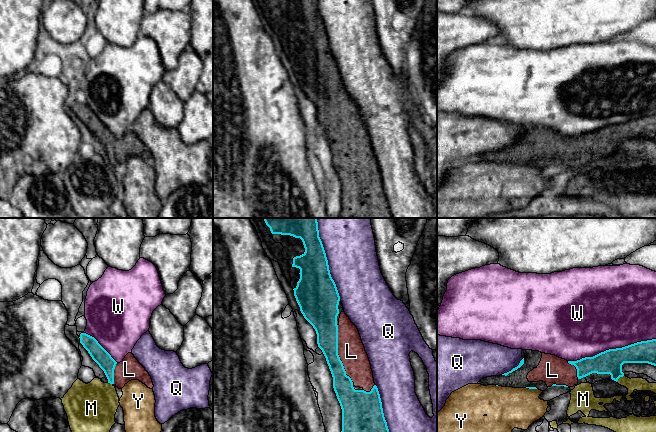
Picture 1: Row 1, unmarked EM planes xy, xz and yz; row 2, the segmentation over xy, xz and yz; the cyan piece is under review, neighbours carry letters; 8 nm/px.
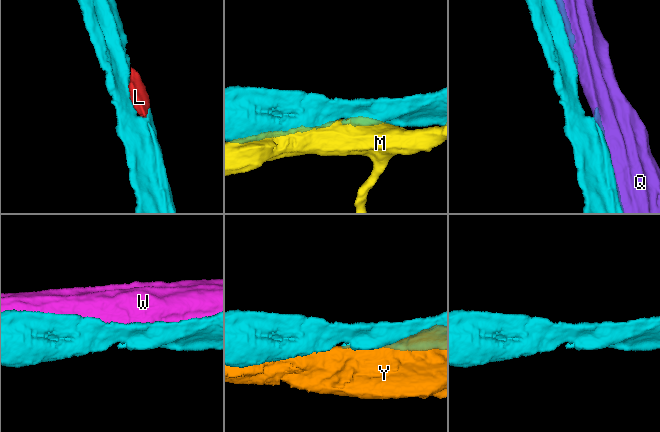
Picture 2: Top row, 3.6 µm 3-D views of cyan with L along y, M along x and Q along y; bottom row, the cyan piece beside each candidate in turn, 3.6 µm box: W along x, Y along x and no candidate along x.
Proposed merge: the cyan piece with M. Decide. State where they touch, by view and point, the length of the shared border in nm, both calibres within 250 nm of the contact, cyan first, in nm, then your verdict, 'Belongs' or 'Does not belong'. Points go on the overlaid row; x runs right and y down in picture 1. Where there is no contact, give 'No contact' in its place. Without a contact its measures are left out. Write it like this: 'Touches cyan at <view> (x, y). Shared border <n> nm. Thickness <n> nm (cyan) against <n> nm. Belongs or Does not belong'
Touches cyan at yz (620, 376). Shared border 90 nm. Thickness 190 nm (cyan) against 110 nm. Does not belong

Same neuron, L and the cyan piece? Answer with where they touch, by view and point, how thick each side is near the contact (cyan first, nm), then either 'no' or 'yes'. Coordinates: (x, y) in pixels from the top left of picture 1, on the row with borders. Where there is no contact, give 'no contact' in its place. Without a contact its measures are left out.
xz (337, 354) | 180/220 nm | yes

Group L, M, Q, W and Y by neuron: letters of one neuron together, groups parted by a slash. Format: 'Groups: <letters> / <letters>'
Groups: L / M / Q / W / Y

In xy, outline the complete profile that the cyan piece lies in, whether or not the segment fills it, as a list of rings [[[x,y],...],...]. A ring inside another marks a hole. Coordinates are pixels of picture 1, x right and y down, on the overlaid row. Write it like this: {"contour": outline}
{"contour": [[[81,333],[79,338],[92,359],[104,371],[108,383],[122,389],[129,381],[139,380],[153,389],[151,376],[132,353],[128,353],[122,362],[117,363],[94,337]]]}

